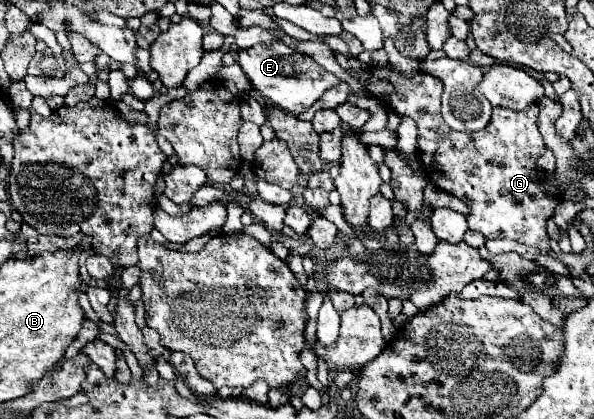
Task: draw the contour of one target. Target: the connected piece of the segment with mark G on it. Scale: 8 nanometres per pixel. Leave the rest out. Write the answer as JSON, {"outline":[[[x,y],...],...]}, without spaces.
{"outline":[[[388,65],[384,69],[362,71],[358,81],[368,95],[378,99],[378,91],[384,93],[386,103],[400,117],[412,117],[416,121],[418,155],[426,177],[440,189],[464,199],[472,209],[468,215],[472,231],[478,231],[488,239],[514,239],[524,245],[550,249],[546,221],[552,217],[560,193],[554,183],[544,183],[546,173],[536,169],[536,159],[544,153],[542,135],[536,127],[536,105],[530,105],[524,111],[494,109],[484,131],[458,133],[452,131],[440,115],[440,79],[426,73],[416,73],[408,79]]]}

